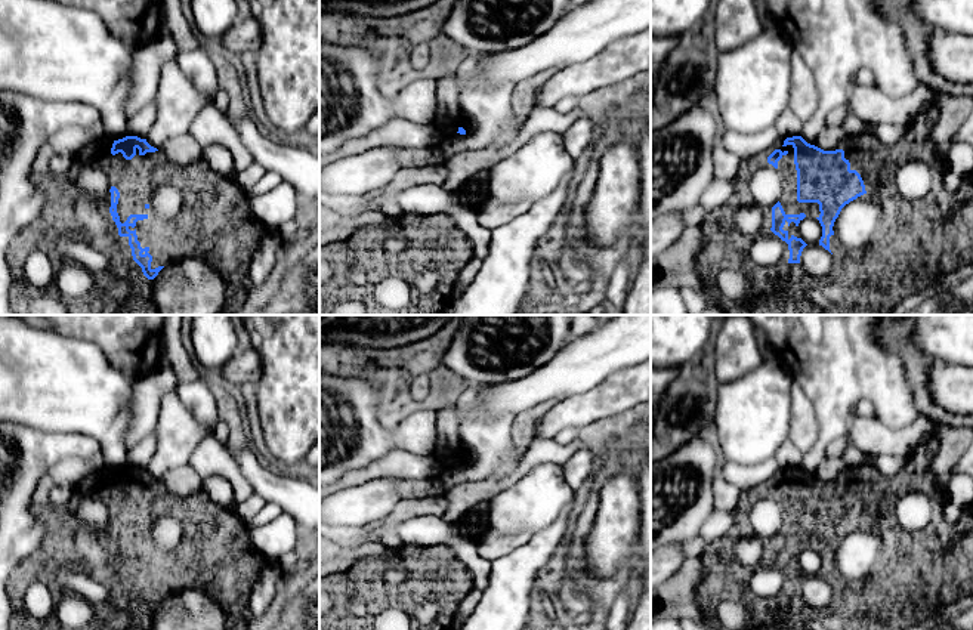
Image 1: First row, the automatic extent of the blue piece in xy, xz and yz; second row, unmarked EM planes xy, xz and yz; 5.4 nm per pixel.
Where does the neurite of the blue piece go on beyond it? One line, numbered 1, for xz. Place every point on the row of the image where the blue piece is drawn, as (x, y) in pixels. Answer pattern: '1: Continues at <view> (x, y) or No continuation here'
1: No continuation here

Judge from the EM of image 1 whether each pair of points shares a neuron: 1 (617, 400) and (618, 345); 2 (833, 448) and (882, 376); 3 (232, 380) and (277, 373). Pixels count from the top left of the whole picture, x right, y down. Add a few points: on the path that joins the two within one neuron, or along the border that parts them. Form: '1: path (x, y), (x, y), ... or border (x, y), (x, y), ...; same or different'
1: border (635, 364), (611, 373), (589, 389); different
2: border (846, 434), (834, 438), (827, 445), (825, 457); different
3: border (253, 346), (260, 361), (260, 377), (256, 383); different

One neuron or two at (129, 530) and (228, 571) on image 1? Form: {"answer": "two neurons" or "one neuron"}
{"answer": "one neuron"}

